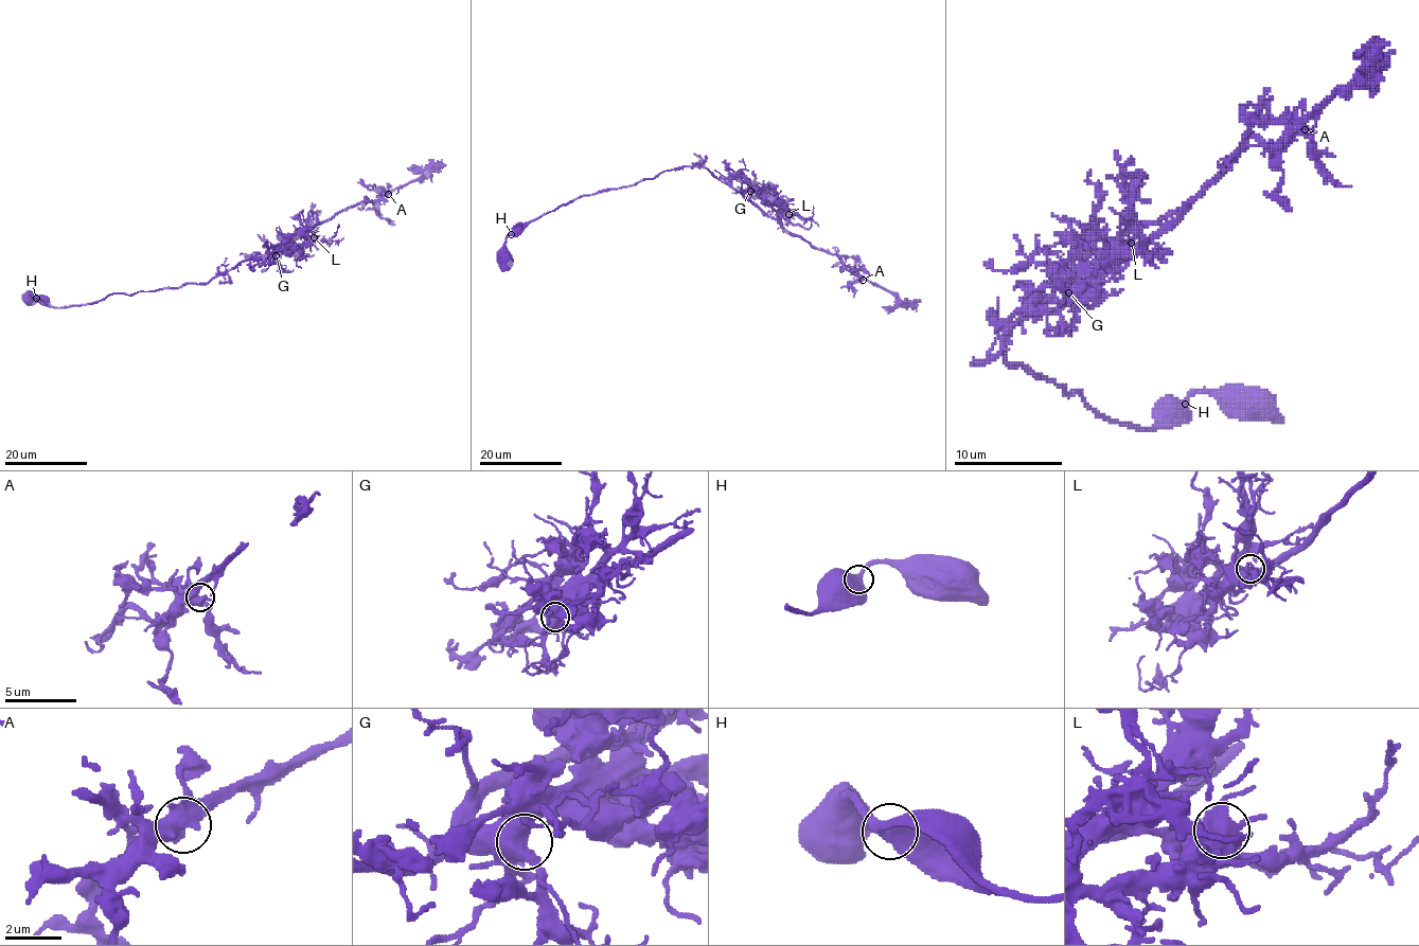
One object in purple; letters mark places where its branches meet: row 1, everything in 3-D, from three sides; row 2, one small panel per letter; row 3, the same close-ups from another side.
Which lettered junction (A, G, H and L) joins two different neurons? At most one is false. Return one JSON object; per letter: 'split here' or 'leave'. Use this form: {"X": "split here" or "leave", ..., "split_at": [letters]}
{"A": "leave", "G": "leave", "H": "leave", "L": "leave", "split_at": []}

